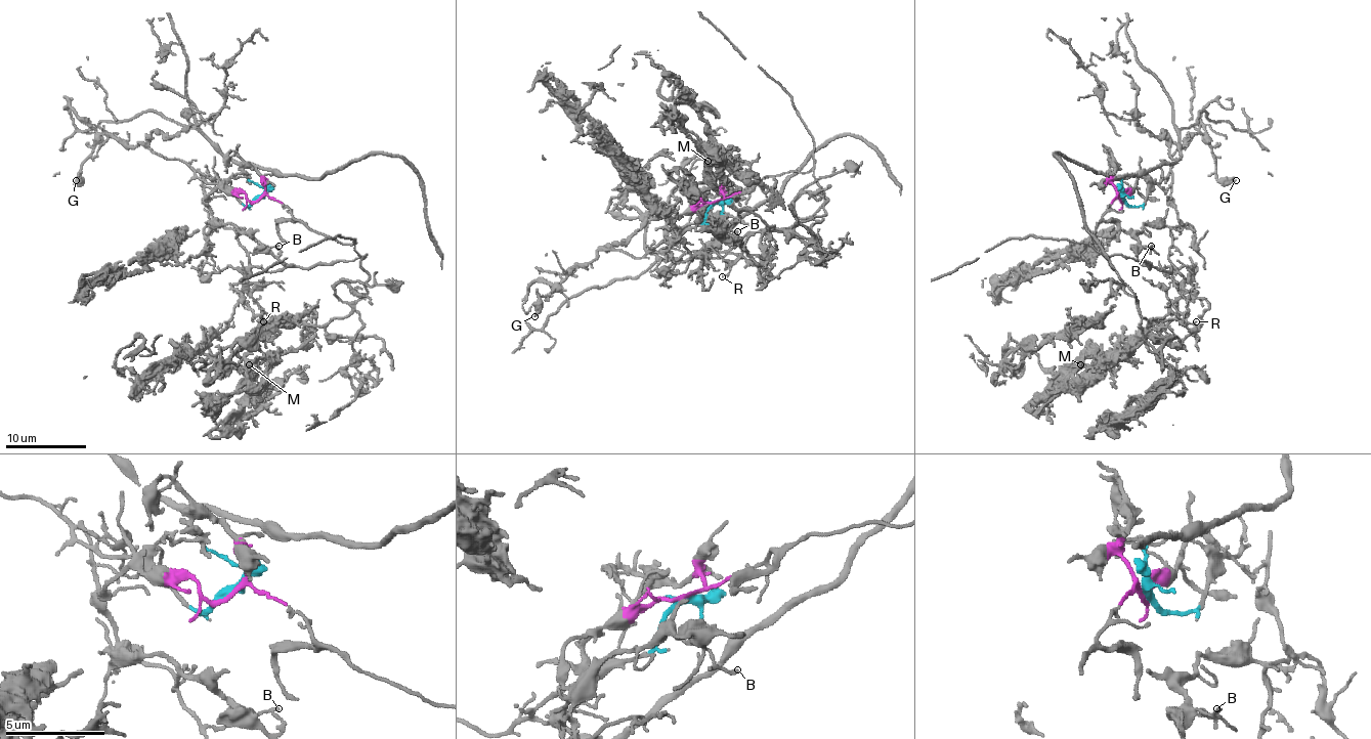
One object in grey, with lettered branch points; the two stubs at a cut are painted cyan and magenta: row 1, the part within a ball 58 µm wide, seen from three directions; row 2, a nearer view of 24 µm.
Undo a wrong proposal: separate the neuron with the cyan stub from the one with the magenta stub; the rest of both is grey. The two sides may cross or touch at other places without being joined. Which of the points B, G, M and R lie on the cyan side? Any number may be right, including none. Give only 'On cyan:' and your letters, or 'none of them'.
On cyan: G

